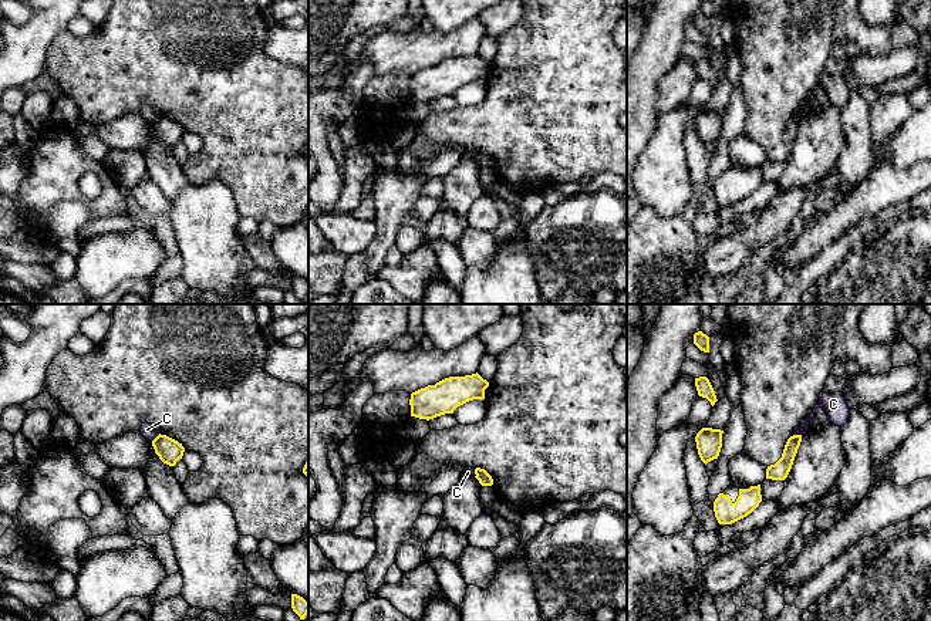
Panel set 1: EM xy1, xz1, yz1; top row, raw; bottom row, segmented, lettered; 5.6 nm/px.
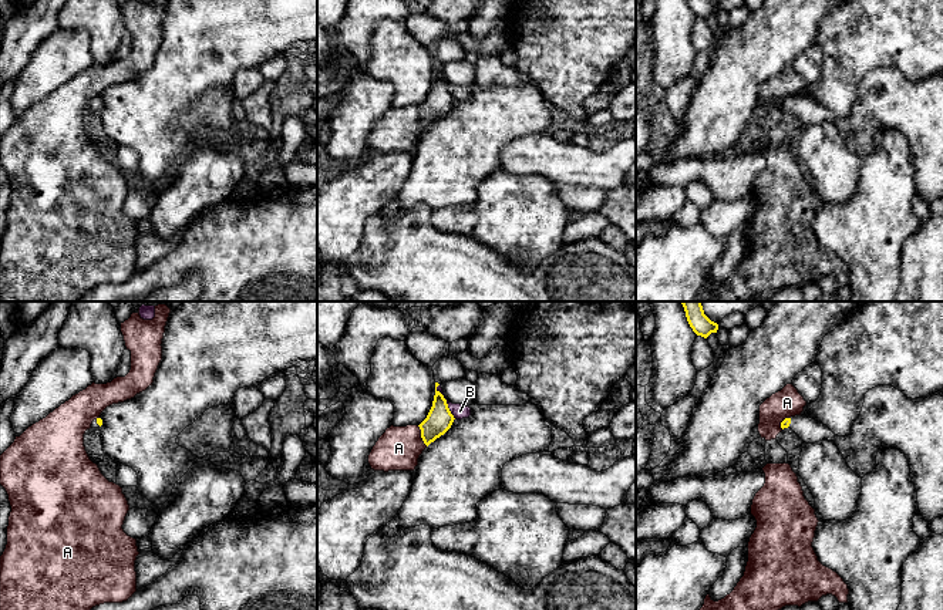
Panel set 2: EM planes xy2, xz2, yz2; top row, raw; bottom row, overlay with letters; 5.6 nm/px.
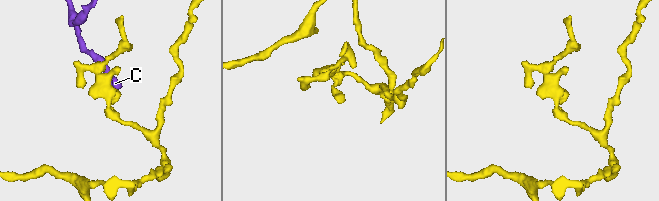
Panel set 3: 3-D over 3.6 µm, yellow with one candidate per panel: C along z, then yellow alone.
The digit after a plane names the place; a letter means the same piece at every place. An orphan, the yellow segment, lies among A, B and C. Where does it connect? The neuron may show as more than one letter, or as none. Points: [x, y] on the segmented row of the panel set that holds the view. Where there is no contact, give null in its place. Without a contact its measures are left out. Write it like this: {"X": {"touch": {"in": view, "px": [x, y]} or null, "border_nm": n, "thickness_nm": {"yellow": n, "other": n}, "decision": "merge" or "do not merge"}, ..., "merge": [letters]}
{"A": {"touch": {"in": "xz2", "px": [421, 435]}, "border_nm": 130, "thickness_nm": {"yellow": 150, "other": 240}, "decision": "do not merge"}, "B": {"touch": {"in": "xz2", "px": [445, 401]}, "border_nm": 220, "thickness_nm": {"yellow": 150, "other": 80}, "decision": "do not merge"}, "C": {"touch": {"in": "xy1", "px": [157, 436]}, "border_nm": 70, "thickness_nm": {"yellow": 140, "other": 80}, "decision": "do not merge"}, "merge": []}

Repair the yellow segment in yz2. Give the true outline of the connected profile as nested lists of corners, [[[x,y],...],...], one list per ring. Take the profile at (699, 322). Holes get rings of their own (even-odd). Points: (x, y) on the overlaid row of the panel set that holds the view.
[[[681,301],[687,321],[697,336],[707,338],[711,333],[717,333],[718,324],[711,321],[703,310],[701,301]]]

